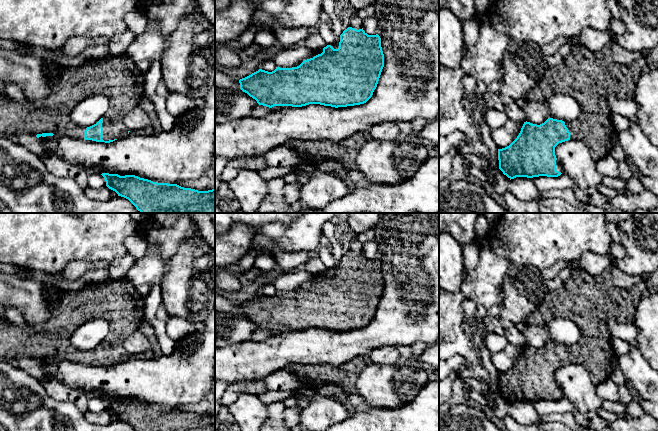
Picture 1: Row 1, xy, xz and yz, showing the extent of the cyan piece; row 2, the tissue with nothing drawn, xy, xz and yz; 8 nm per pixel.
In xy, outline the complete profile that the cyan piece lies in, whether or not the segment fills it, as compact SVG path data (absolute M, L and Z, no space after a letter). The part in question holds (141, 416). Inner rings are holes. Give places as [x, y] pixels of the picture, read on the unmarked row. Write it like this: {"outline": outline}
{"outline": "M109 397L101 399L109 413L115 415L118 420L128 423L135 431L215 431L215 412L208 415L198 415L177 408L153 406L135 399L120 400Z"}

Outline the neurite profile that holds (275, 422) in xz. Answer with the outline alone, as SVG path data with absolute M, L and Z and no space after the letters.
M283 402L268 404L268 418L259 431L290 431L284 425L285 406Z

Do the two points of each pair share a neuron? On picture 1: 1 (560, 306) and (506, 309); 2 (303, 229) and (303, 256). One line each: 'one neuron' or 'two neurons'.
1: two neurons
2: two neurons

